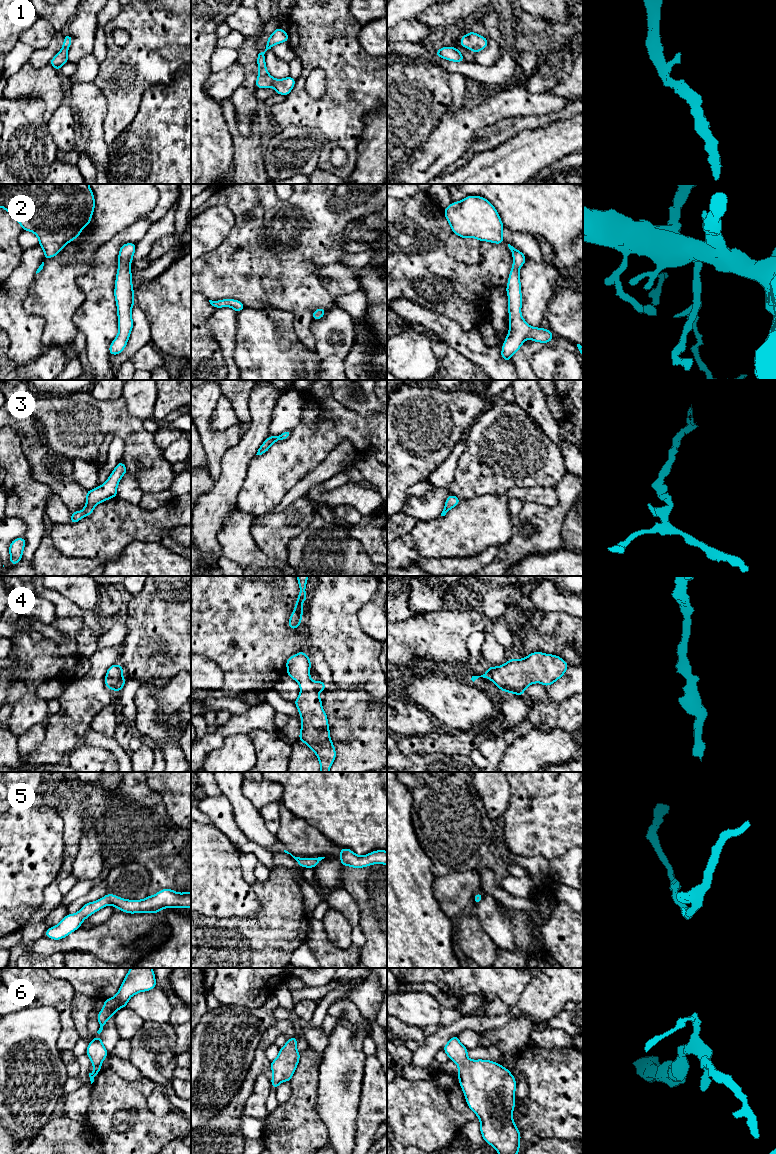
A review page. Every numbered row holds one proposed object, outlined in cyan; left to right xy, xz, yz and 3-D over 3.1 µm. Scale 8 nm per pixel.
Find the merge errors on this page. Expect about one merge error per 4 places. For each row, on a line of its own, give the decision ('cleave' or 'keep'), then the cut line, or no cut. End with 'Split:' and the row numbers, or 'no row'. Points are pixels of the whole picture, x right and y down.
1: keep; no cut
2: keep; no cut
3: keep; no cut
4: keep; no cut
5: keep; no cut
6: keep; no cut
Split: no row

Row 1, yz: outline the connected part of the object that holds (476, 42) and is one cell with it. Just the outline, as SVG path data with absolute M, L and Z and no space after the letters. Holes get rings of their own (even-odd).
M470 31L467 35L462 36L460 45L462 47L467 47L470 51L477 54L488 46L488 40L478 33Z

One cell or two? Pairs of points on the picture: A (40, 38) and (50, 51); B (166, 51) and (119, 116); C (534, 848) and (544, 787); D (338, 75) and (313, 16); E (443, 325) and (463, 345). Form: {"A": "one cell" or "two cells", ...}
{"A": "two cells", "B": "one cell", "C": "one cell", "D": "one cell", "E": "one cell"}

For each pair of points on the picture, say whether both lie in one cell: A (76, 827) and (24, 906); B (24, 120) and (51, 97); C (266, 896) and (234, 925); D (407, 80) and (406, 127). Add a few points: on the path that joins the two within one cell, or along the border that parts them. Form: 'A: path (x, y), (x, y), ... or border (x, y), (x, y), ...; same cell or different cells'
A: border (64, 821), (64, 859), (60, 868); different cells
B: border (21, 99), (40, 99), (44, 103), (46, 121); different cells
C: path (266, 908), (266, 912), (253, 925), (246, 925); same cell
D: path (407, 92), (406, 115); same cell

